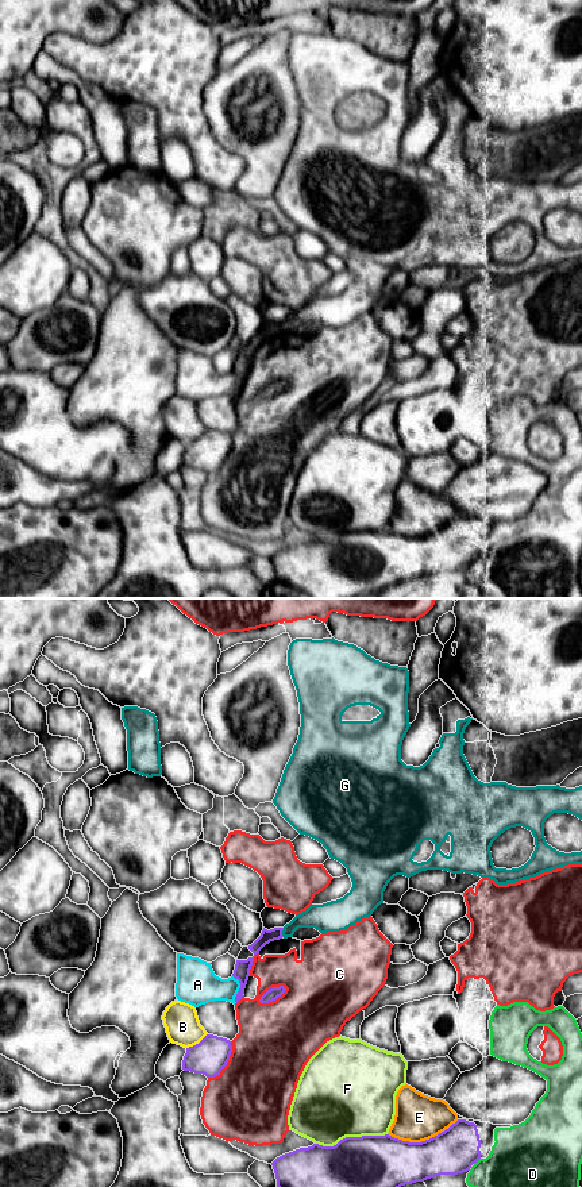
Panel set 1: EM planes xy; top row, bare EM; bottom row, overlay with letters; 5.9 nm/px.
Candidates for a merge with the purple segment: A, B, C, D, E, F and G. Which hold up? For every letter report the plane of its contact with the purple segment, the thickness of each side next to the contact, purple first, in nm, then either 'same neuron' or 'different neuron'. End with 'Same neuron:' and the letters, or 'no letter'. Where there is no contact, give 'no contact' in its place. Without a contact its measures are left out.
A: xy | 100/240 nm | different neuron
B: xy | 220/200 nm | different neuron
C: xy | 70/460 nm | different neuron
D: xy | 280/340 nm | different neuron
E: xy | 300/280 nm | different neuron
F: xy | 300/500 nm | different neuron
G: xy | 80/150 nm | different neuron
Same neuron: no letter

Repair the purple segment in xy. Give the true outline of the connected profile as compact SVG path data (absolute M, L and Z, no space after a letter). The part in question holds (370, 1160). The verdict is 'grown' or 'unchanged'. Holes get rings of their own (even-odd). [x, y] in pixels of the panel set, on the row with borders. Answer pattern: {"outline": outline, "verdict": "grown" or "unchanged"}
{"outline": "M458 1119L438 1136L409 1142L385 1136L346 1137L334 1146L313 1144L277 1157L271 1165L277 1187L401 1187L440 1175L470 1171L481 1159L477 1125Z", "verdict": "unchanged"}

